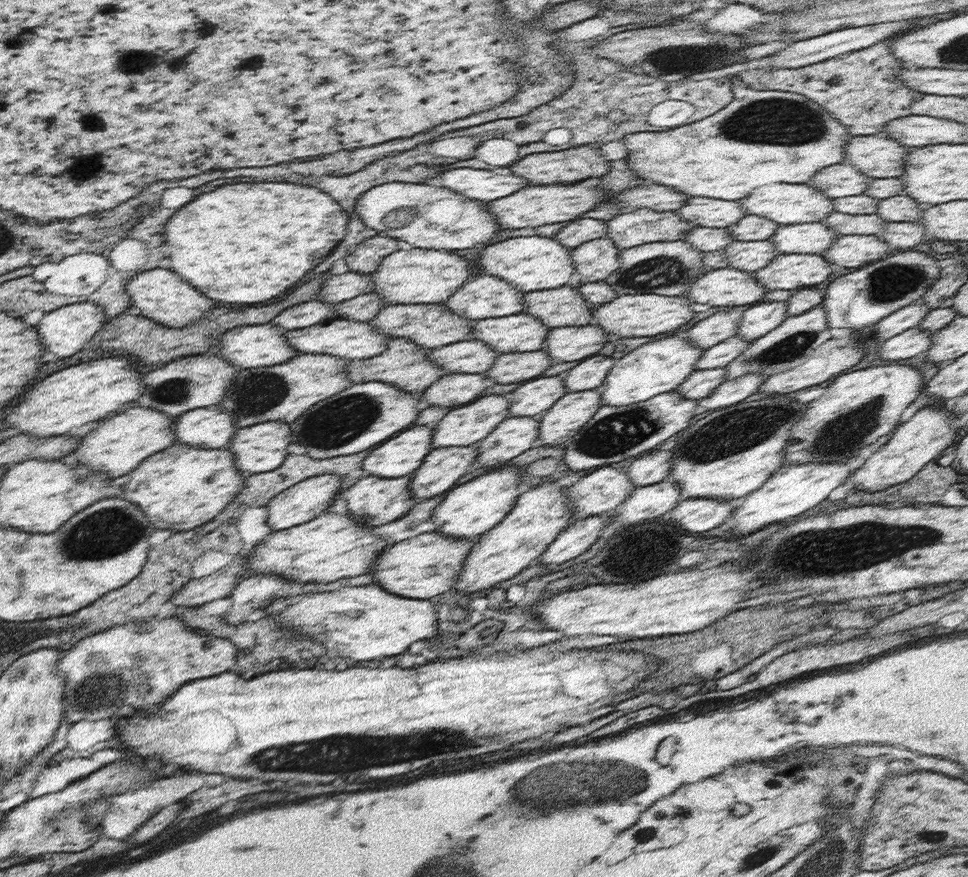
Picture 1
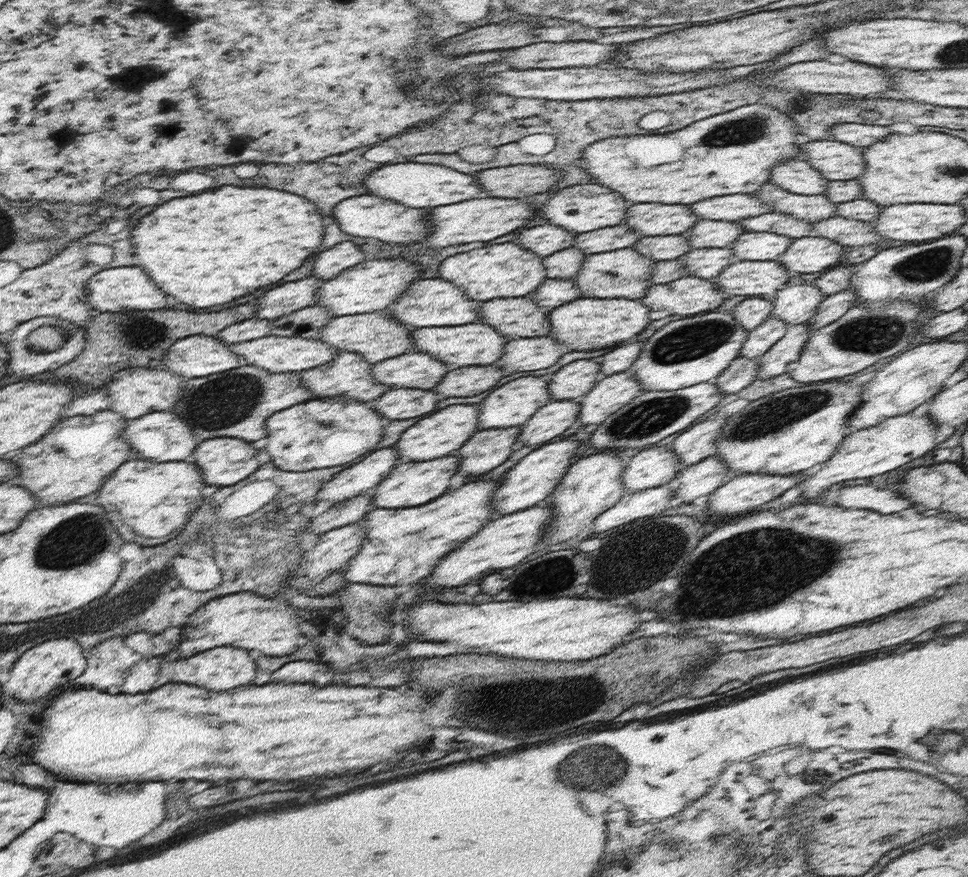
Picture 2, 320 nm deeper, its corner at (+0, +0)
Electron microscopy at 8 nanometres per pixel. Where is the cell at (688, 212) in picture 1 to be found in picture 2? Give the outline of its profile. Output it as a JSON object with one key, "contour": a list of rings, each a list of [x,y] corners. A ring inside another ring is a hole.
{"contour":[[[647,202],[630,205],[623,222],[641,238],[680,235],[690,230],[698,219],[688,204]]]}

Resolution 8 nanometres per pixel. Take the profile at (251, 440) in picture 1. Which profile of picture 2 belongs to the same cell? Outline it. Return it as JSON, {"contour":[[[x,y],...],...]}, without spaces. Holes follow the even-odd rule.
{"contour":[[[222,436],[198,443],[191,459],[201,470],[206,484],[226,487],[258,470],[257,454],[258,450],[252,448],[252,443]]]}

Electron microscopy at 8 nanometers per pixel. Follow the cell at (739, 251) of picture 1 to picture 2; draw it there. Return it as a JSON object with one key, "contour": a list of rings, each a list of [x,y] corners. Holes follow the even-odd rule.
{"contour":[[[730,246],[724,248],[695,248],[681,256],[687,274],[704,280],[716,279],[724,267],[735,262]]]}

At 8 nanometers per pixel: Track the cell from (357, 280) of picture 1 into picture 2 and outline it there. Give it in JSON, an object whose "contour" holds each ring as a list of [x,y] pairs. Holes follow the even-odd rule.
{"contour":[[[310,276],[298,282],[288,282],[278,288],[272,288],[260,298],[255,316],[276,320],[301,308],[314,305],[317,302],[317,290],[322,284],[322,280]]]}

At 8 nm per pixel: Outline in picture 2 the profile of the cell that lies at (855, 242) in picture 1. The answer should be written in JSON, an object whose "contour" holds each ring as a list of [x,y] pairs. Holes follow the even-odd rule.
{"contour":[[[822,236],[792,239],[790,246],[778,260],[790,274],[814,273],[830,270],[844,262],[846,247]]]}

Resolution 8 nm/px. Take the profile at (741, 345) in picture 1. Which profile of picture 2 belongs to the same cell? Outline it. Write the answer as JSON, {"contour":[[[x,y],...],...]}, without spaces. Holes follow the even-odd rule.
{"contour":[[[770,316],[766,322],[748,333],[739,356],[760,358],[786,334],[788,329],[789,326],[784,321]]]}

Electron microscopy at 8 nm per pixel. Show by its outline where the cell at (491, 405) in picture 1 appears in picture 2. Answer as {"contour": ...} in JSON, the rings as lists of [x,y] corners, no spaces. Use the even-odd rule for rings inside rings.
{"contour":[[[526,376],[519,377],[507,384],[495,387],[494,392],[488,394],[484,401],[478,405],[480,410],[480,430],[491,428],[508,428],[526,424],[538,409],[546,407],[552,402],[552,396],[548,392],[550,376]]]}

